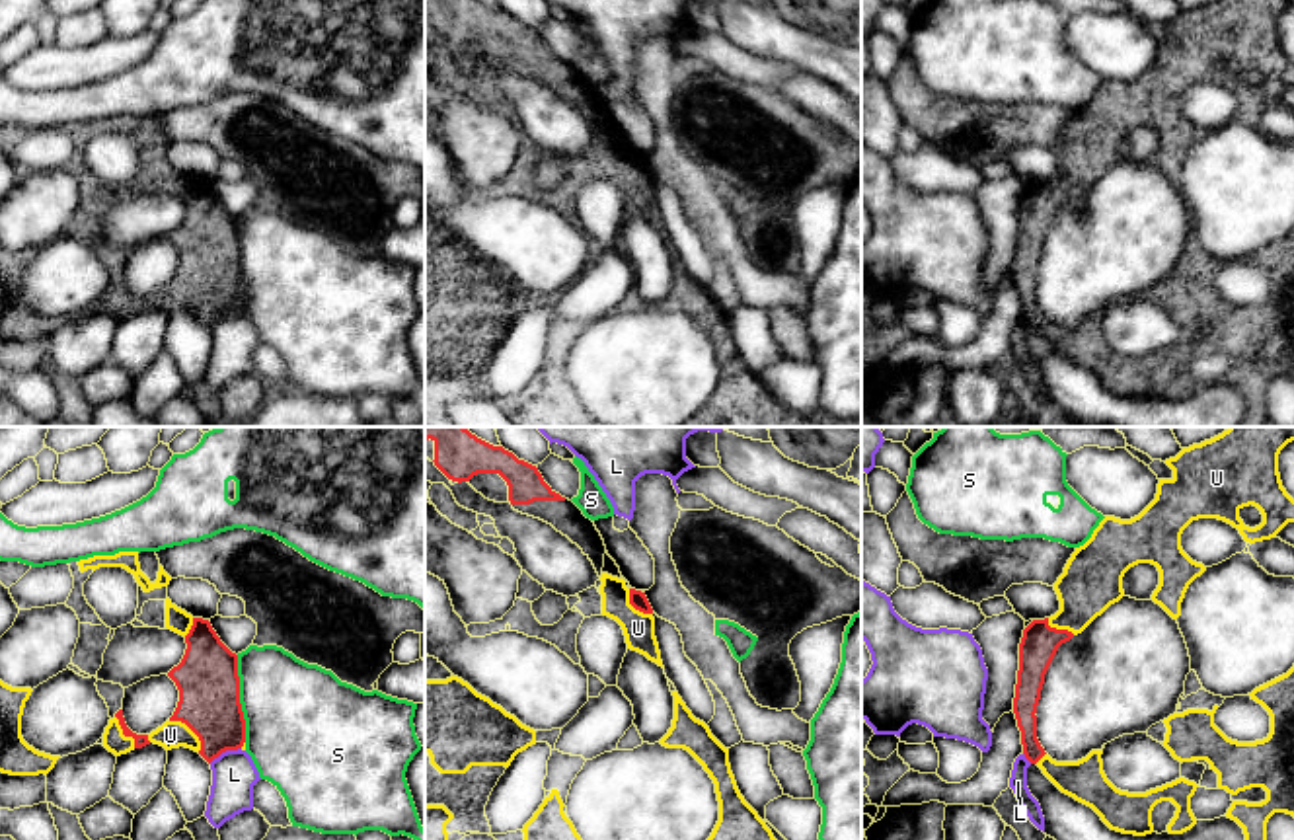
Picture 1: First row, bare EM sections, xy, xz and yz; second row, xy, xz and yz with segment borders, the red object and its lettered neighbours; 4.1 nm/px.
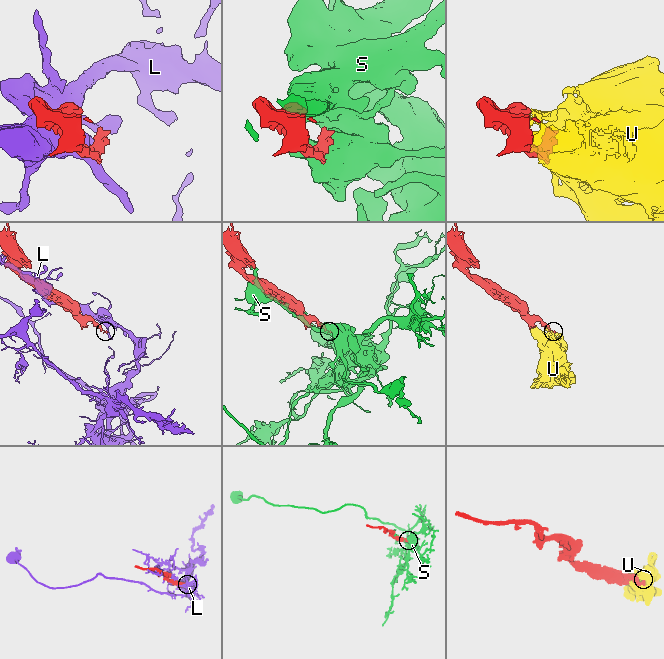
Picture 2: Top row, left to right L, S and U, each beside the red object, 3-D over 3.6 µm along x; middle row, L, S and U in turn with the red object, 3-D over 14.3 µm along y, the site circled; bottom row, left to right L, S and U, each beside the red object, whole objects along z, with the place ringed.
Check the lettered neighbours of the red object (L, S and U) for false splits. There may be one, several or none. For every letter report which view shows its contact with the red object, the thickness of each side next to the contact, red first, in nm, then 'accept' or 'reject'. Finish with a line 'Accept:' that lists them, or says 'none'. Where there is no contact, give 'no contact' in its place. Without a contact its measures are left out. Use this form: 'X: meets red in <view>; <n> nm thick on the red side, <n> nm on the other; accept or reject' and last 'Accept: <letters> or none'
L: meets red in xy; 260 nm thick on the red side, 190 nm on the other; reject
S: meets red in xy; 260 nm thick on the red side, 420 nm on the other; reject
U: meets red in xy; 260 nm thick on the red side, 110 nm on the other; accept
Accept: U

